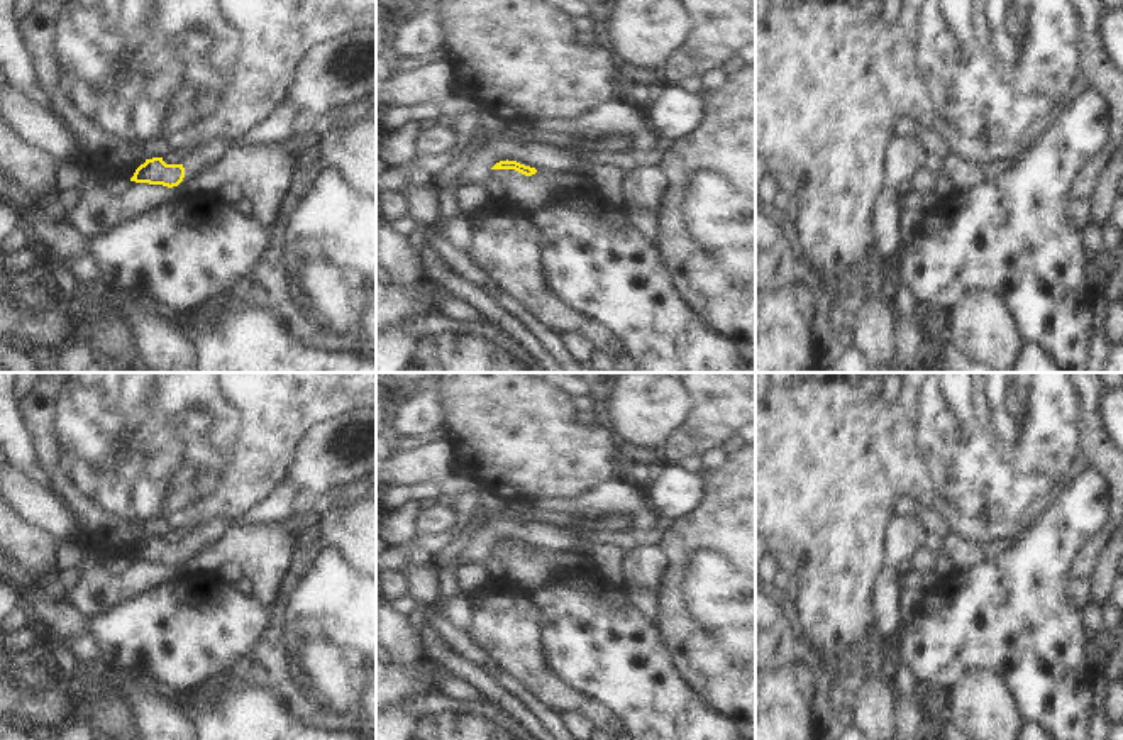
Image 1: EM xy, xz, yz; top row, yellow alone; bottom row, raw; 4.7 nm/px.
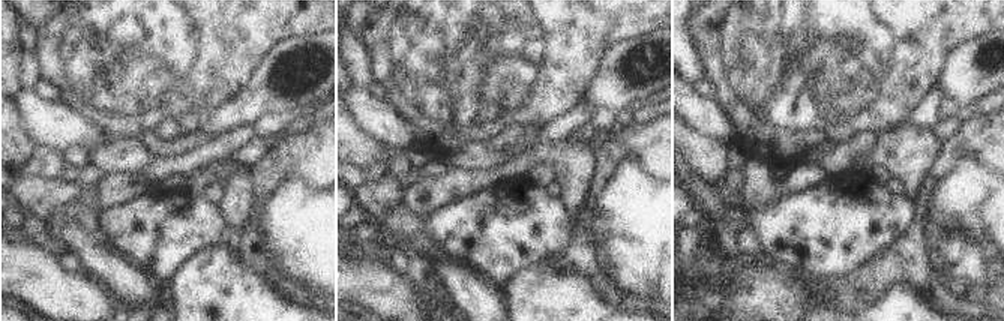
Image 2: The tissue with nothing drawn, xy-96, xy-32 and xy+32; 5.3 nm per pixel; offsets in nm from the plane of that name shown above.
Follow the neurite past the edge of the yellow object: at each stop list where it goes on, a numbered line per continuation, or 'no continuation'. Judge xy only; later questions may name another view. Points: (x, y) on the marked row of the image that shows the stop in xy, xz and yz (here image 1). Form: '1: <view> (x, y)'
1: xy (205, 154)

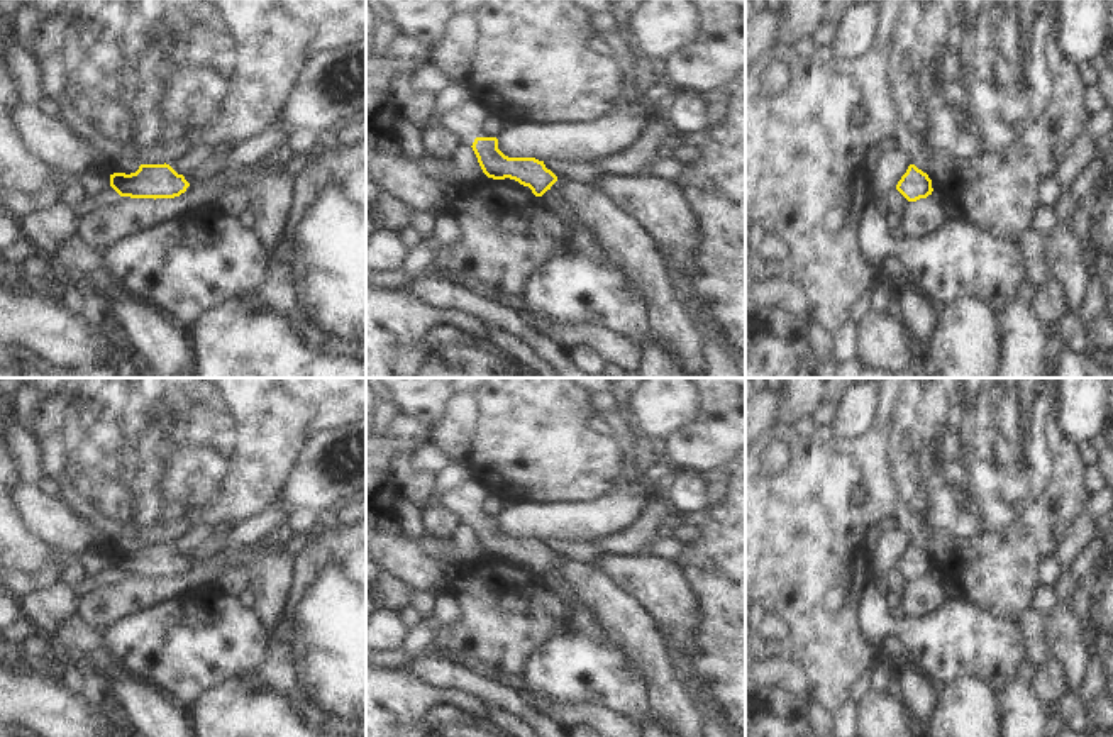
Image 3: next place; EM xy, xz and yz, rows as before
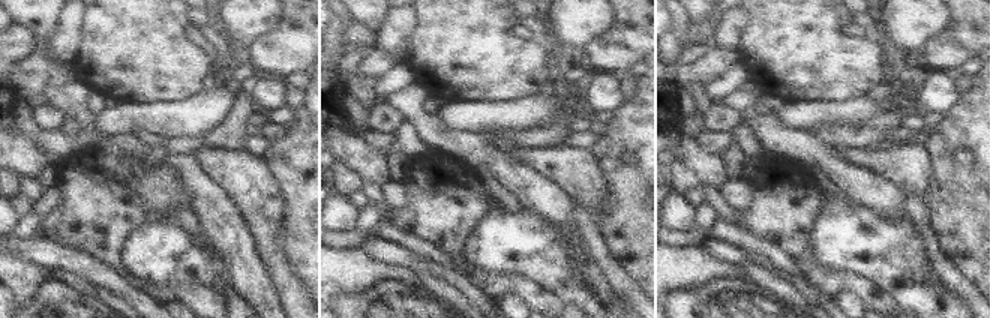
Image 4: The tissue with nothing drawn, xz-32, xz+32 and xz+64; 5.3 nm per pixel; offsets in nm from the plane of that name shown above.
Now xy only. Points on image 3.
no continuation

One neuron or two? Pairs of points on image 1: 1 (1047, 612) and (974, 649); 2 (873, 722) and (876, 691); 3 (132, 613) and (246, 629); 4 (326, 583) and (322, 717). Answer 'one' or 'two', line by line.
1: one
2: one
3: one
4: one

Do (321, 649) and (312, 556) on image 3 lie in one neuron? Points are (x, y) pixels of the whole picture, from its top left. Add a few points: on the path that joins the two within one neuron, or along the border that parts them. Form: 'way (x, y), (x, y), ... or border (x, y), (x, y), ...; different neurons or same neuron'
way (302, 626), (297, 617), (297, 590), (302, 580); same neuron

